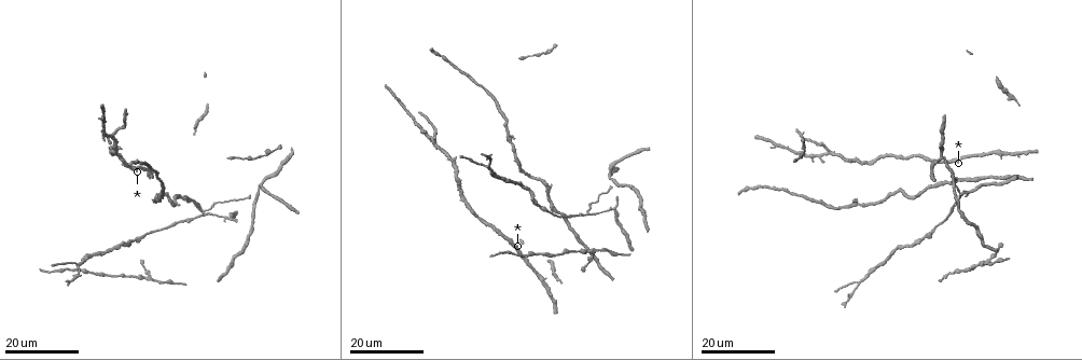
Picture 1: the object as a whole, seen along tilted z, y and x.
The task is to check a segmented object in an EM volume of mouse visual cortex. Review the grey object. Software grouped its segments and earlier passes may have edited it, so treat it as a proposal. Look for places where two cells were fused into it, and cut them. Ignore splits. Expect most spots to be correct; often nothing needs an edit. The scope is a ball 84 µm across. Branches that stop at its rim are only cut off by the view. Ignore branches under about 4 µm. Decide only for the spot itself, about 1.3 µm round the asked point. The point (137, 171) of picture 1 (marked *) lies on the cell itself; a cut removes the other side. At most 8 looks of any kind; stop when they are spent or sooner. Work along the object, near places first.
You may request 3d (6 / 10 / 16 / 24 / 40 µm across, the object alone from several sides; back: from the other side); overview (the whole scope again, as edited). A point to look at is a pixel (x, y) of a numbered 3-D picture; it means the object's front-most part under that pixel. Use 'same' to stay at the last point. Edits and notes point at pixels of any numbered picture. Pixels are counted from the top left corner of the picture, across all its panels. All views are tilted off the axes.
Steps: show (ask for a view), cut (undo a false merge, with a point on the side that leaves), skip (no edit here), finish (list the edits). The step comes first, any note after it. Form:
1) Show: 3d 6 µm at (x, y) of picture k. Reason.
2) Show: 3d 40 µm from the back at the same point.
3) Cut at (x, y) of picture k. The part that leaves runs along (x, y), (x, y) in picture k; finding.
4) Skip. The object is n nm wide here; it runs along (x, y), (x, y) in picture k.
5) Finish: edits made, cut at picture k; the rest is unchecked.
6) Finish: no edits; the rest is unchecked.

Show: 3d 24 µm at (543, 278) of picture 1.

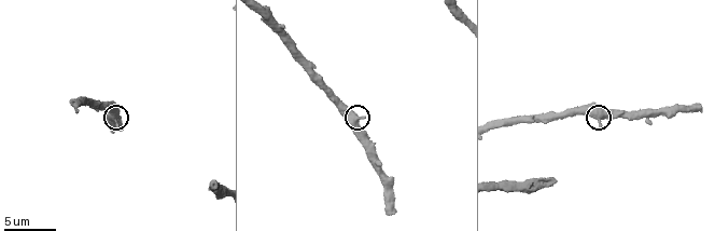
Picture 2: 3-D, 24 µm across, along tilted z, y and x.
Show: 3d 6 µm at (359, 117) of picture 2. Zoom in.

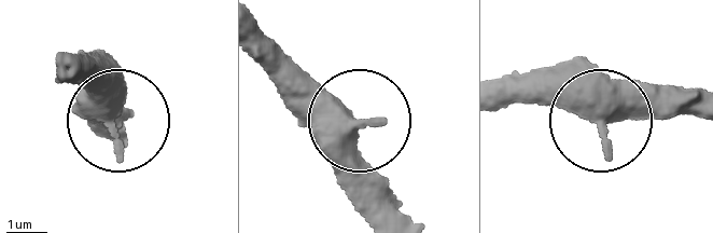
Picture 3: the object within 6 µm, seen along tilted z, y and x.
Skip. The object is 550 nm wide here; it runs along (256, 17), (355, 117), (373, 221) in picture 3; one cell here.

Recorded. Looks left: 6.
Show: 3d 16 µm at (203, 215) of picture 1. Arms part here.

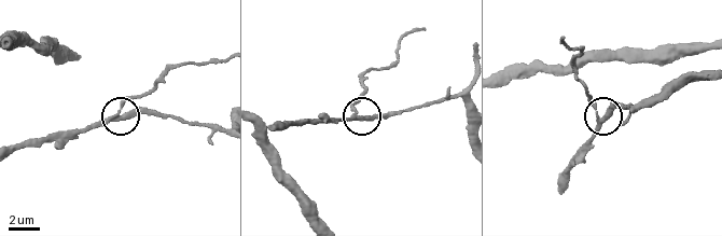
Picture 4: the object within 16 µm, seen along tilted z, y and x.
Show: 3d 10 µm at (116, 116) of picture 4. Closer look.

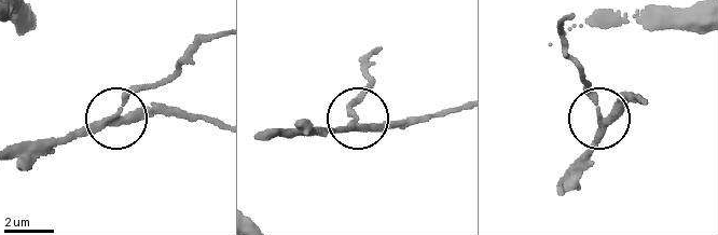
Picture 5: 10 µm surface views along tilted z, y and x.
Skip. The object is 250 nm wide here; continuous, no second cell.

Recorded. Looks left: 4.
Show: 3d 16 µm at (226, 218) of picture 1. Sudden change in width.

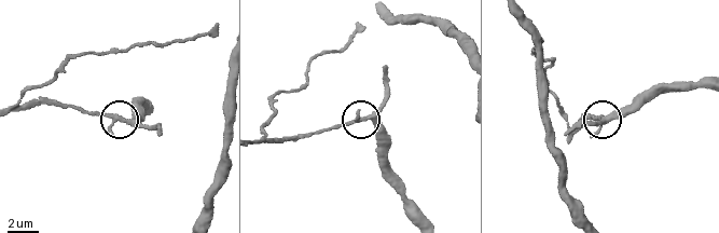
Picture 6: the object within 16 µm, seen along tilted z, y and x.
Show: 3d 10 µm at (109, 113) of picture 6.

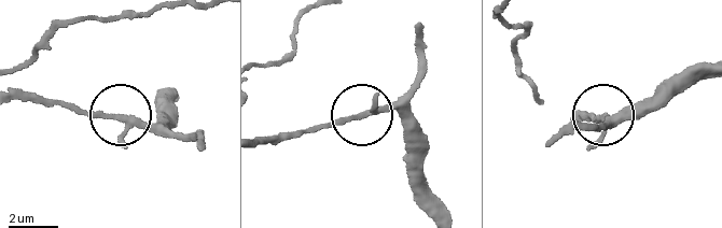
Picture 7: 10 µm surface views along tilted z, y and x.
Skip. The object is 200 nm wide here; one cell here.

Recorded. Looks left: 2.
Show: 3d 24 µm at (177, 223) of picture 1.

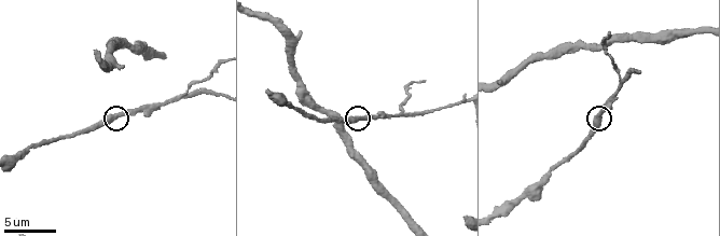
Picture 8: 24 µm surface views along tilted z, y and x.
Show: 3d 10 µm at (599, 120) of picture 8.

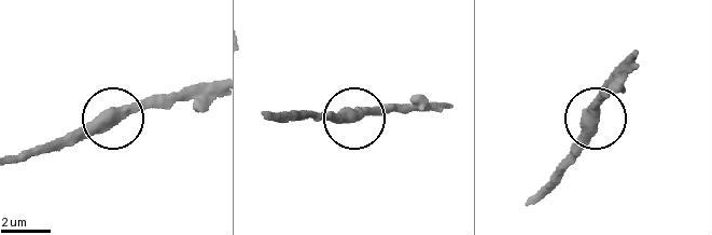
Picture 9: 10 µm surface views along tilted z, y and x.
Skip. The side arm is 56 µm long; one cell here.

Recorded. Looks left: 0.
Finish: no edits; the rest is unchecked.

